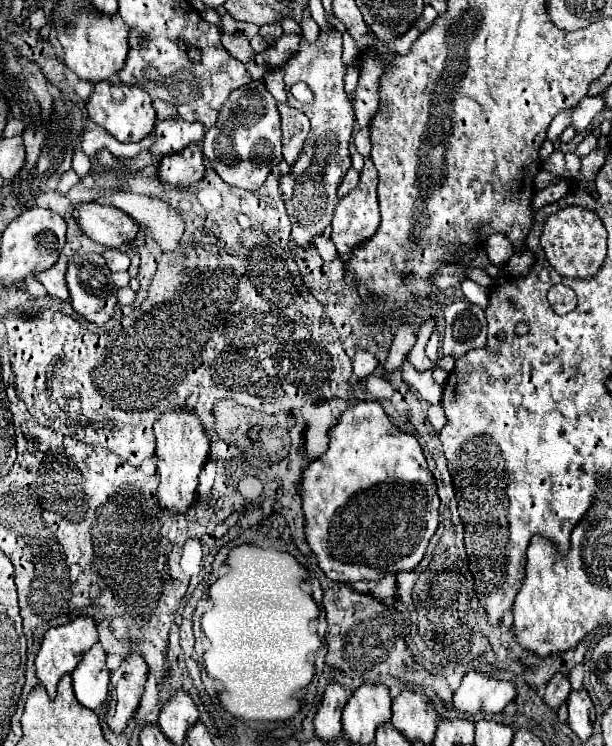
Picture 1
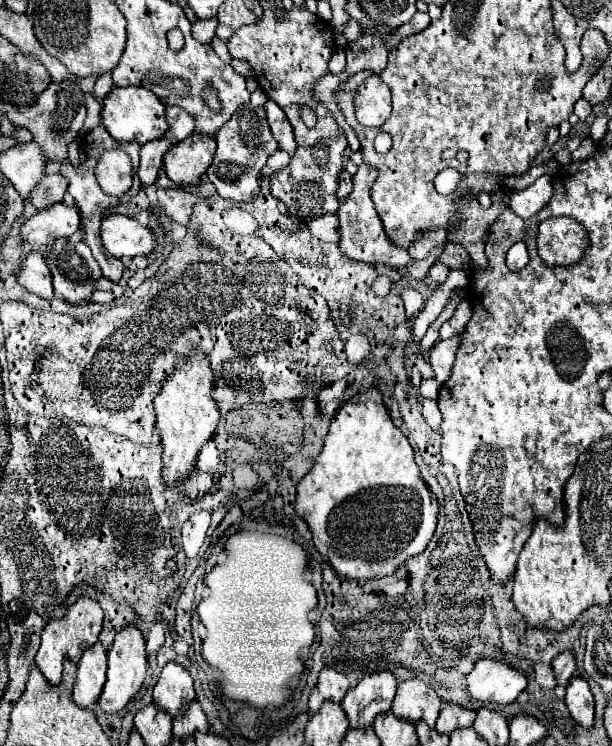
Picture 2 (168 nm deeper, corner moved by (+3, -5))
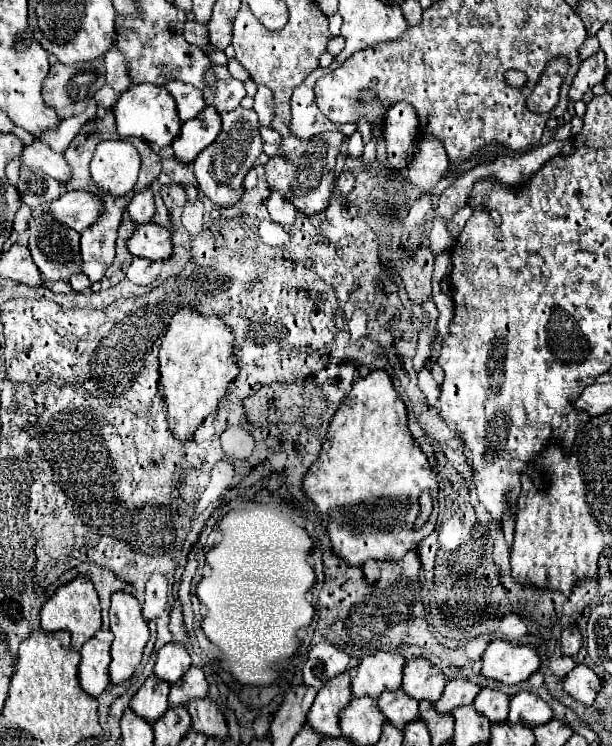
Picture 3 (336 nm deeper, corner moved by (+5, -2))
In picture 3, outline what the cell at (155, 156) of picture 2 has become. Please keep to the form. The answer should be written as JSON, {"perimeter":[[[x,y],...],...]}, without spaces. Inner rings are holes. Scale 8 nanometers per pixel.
{"perimeter":[[[151,186],[143,188],[139,194],[133,196],[131,204],[127,206],[131,218],[137,222],[137,224],[145,224],[145,222],[151,222],[151,216],[155,212],[155,206],[153,206],[153,192],[151,192]]]}

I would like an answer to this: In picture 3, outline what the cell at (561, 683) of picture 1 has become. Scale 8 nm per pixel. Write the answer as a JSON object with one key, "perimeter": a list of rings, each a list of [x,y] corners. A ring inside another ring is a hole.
{"perimeter":[[[567,626],[561,632],[561,652],[563,656],[575,656],[581,648],[581,634],[577,626]]]}

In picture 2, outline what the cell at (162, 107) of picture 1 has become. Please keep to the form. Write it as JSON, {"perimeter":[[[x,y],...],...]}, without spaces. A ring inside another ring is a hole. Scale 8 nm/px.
{"perimeter":[[[177,105],[167,107],[167,123],[171,125],[169,133],[173,135],[175,141],[183,141],[195,129],[195,117],[189,115],[185,109],[181,109]]]}

